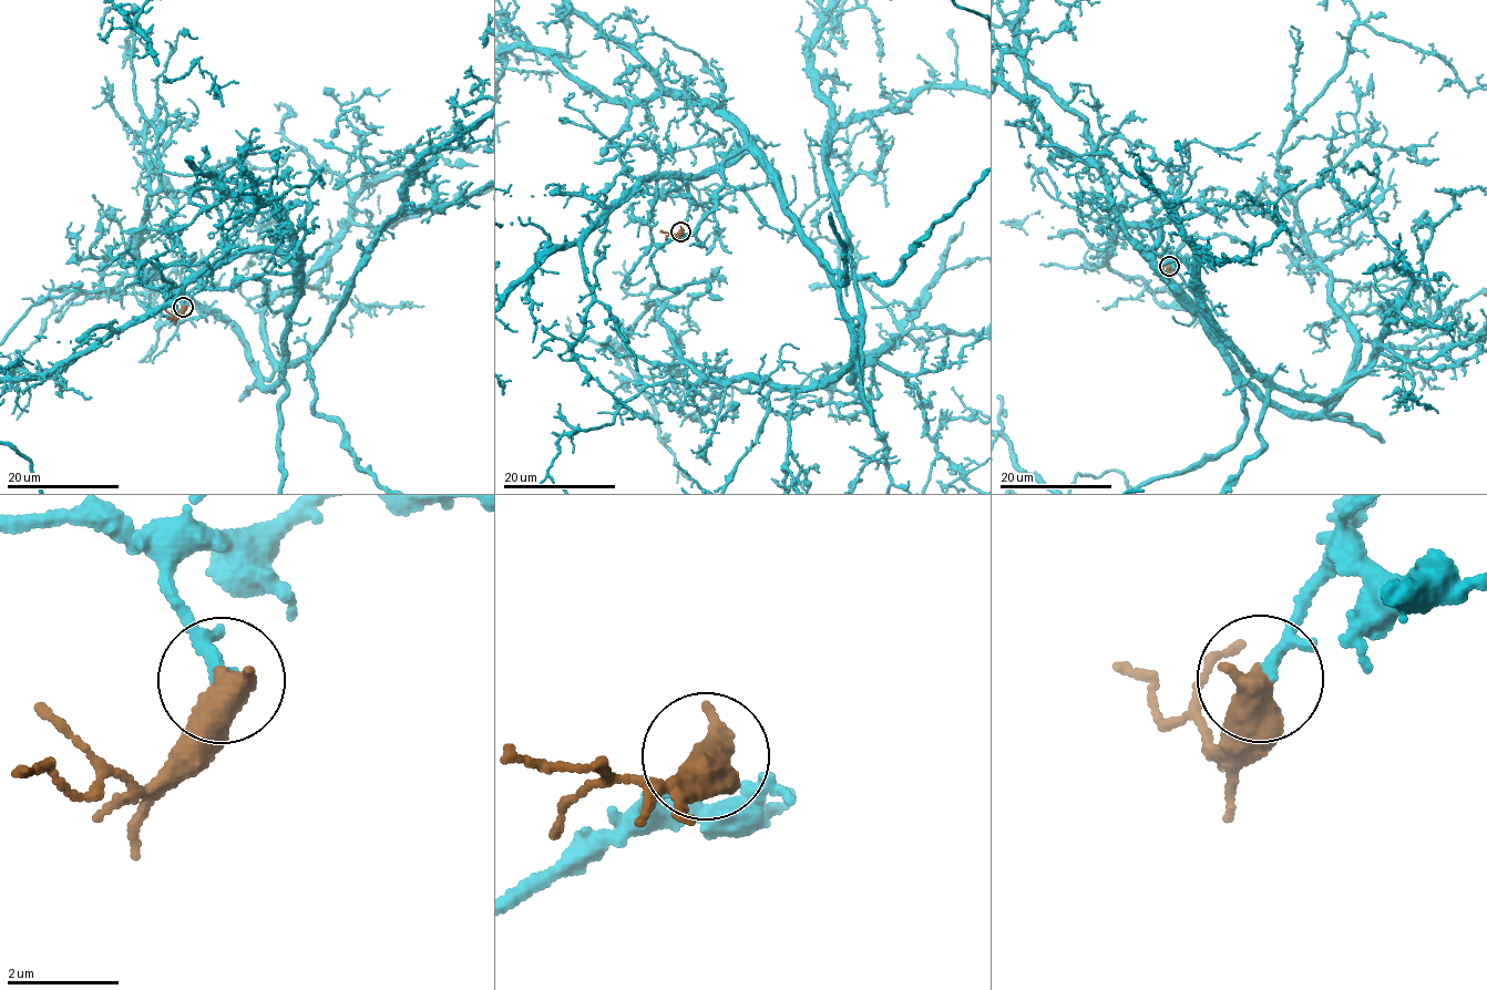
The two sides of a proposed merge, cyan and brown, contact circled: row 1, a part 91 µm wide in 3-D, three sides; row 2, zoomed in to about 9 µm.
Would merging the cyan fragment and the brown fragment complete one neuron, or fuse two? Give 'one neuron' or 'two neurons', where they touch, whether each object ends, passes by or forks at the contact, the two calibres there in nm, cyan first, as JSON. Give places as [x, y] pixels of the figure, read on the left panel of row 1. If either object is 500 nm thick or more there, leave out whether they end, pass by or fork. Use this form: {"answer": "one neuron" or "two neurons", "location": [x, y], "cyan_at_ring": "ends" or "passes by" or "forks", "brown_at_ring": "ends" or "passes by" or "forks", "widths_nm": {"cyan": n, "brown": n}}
{"answer": "one neuron", "location": [183, 307], "widths_nm": {"cyan": 280, "brown": 600}}

